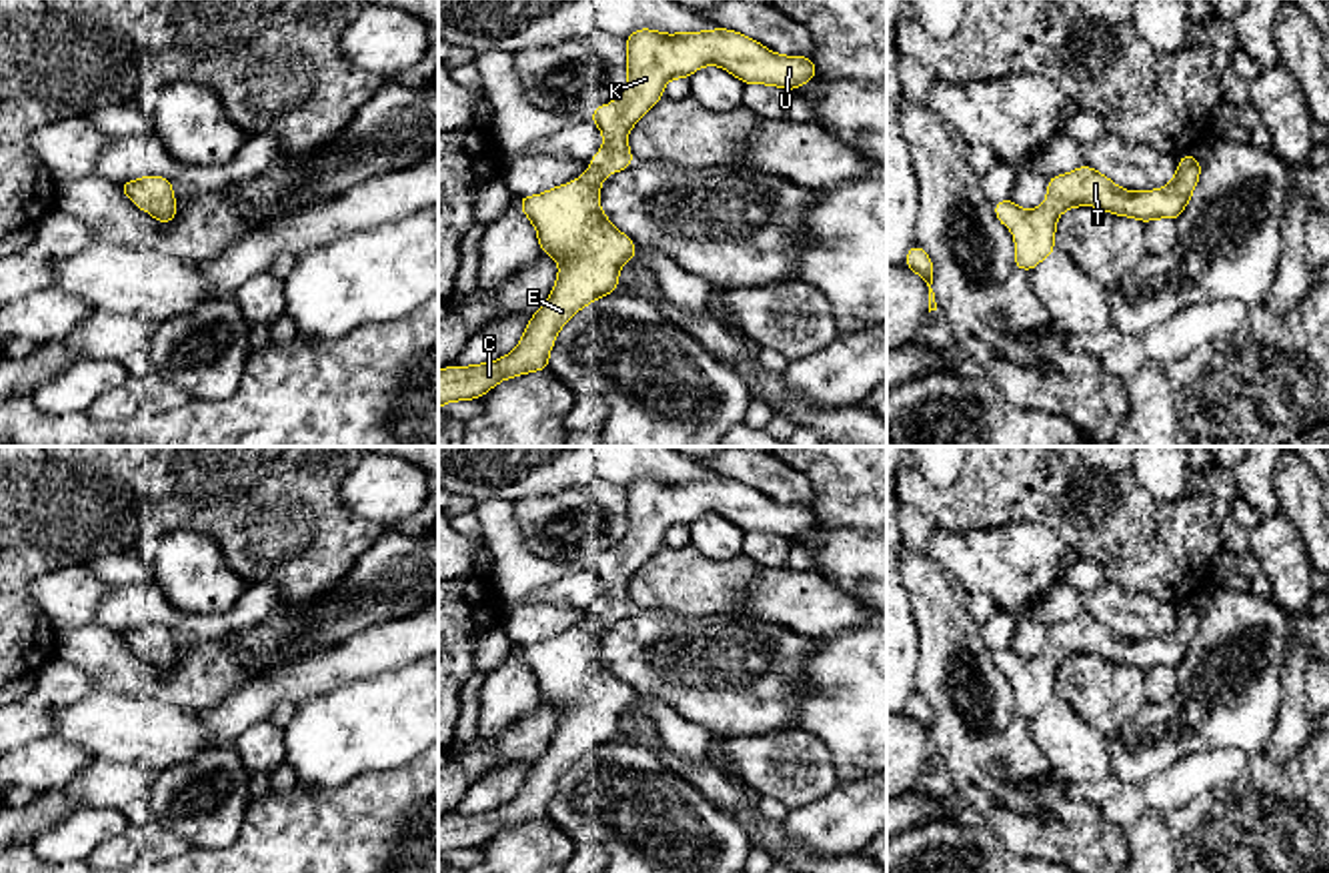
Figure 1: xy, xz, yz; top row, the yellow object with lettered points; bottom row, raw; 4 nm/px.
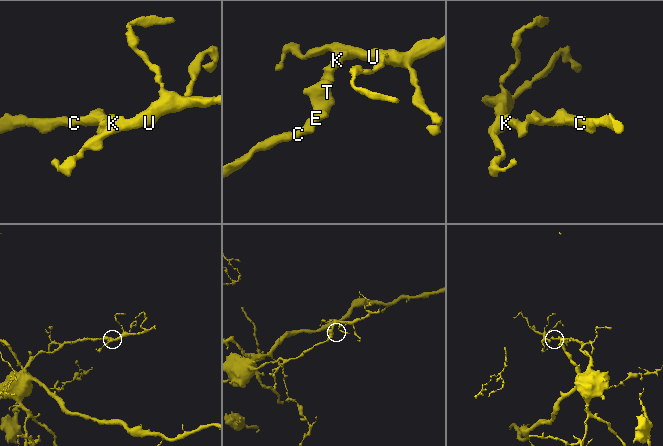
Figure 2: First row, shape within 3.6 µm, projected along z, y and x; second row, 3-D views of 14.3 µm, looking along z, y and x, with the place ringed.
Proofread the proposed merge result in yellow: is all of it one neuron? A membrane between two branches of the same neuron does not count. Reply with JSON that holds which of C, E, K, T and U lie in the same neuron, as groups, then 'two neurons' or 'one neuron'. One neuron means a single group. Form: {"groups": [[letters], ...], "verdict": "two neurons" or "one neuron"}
{"groups": [["C", "E", "K", "T", "U"]], "verdict": "one neuron"}

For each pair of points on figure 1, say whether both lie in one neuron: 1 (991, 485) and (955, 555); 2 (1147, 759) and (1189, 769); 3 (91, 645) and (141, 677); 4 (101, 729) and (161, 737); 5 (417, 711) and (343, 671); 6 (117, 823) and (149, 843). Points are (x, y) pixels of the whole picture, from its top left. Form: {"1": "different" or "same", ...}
{"1": "different", "2": "different", "3": "same", "4": "same", "5": "different", "6": "different"}

